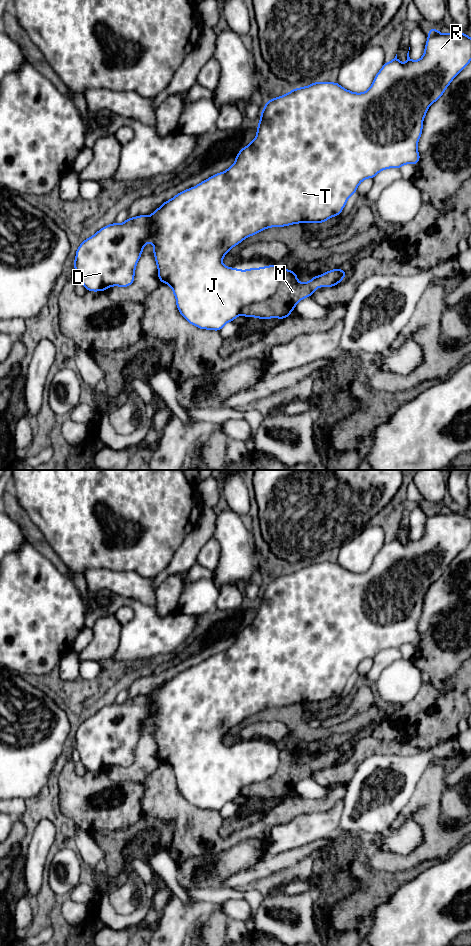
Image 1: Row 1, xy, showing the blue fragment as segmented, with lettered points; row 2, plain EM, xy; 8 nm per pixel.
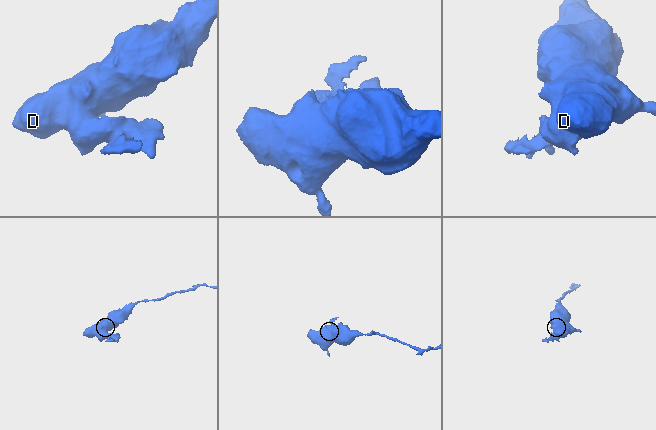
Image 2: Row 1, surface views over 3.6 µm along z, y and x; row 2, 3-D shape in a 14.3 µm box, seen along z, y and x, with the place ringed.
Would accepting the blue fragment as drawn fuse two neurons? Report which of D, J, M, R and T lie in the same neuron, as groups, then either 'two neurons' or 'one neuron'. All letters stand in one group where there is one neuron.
D J R T / M; two neurons

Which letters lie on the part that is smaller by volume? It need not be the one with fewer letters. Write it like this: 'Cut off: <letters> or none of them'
Cut off: M

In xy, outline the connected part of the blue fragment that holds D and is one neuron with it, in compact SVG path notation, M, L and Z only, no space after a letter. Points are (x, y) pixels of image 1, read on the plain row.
M436 508L429 509L424 535L417 541L413 541L407 533L407 542L401 543L397 538L384 543L383 547L377 553L371 567L363 573L354 573L346 570L337 562L315 562L306 567L291 570L289 573L280 577L270 579L262 589L259 605L257 606L257 615L254 620L236 635L234 644L224 652L211 656L207 660L199 663L190 669L184 670L174 676L172 679L164 682L150 696L139 695L135 698L129 697L124 703L113 703L101 708L93 716L83 721L76 731L74 749L79 755L83 766L89 771L105 771L111 766L127 767L134 762L135 748L143 732L143 727L150 722L154 727L152 732L158 746L158 757L161 763L168 764L176 777L176 784L180 794L192 805L200 809L220 811L222 807L230 801L241 795L243 787L262 782L272 776L279 766L279 753L281 746L270 745L262 748L250 748L248 750L239 750L230 748L222 744L223 737L228 731L242 722L245 718L257 714L258 712L270 707L289 706L297 703L322 703L331 697L340 695L348 678L356 673L358 665L366 658L373 659L380 651L387 648L397 648L404 644L416 645L419 642L420 635L417 631L417 624L422 614L423 599L428 588L436 582L449 566L451 561L468 545L471 541L471 518L465 513L451 512L441 514Z

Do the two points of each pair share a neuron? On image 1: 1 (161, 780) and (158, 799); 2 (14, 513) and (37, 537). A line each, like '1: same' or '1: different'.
1: same
2: same

